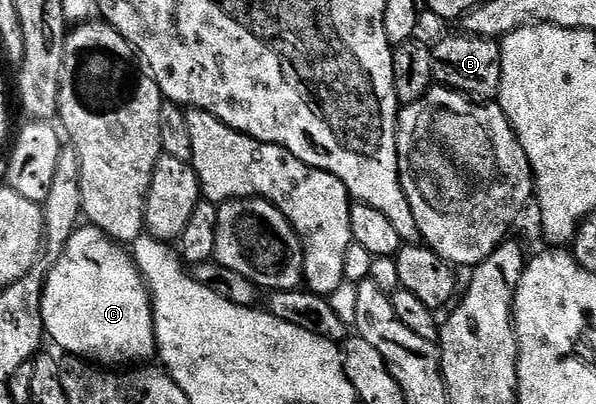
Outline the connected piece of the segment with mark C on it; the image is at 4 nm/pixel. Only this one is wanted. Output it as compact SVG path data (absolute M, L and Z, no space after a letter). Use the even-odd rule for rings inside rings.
M79 226L74 229L72 238L68 238L68 242L62 245L62 253L53 261L54 265L49 265L46 273L46 283L42 285L42 326L45 335L49 339L51 336L66 351L66 354L69 354L71 357L81 358L98 366L138 366L143 362L149 361L146 359L149 356L153 357L158 347L158 340L154 336L154 305L150 299L149 287L139 271L133 255L127 249L125 252L122 248L125 247L119 241L106 236L99 228Z

